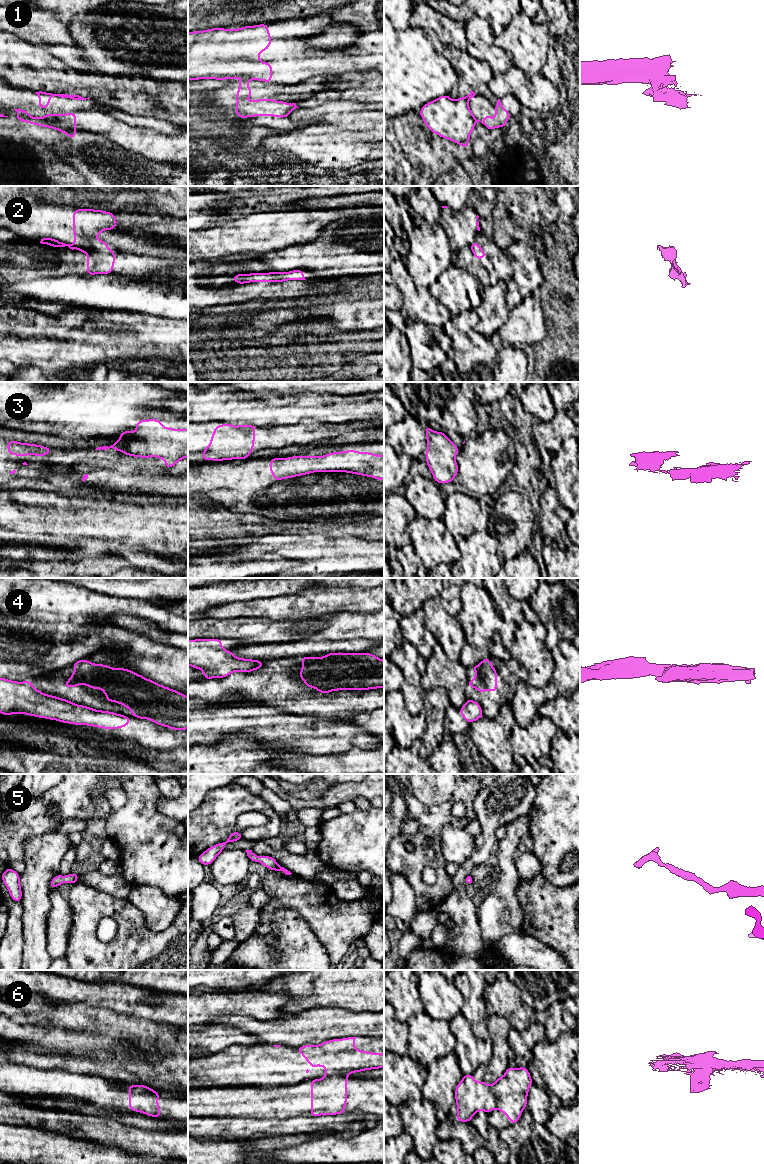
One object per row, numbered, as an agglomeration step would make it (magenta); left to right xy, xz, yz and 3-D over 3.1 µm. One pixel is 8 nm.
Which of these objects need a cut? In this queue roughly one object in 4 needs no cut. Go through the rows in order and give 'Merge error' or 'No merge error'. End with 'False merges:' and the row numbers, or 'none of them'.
1: Merge error
2: Merge error
3: Merge error
4: Merge error
5: No merge error
6: Merge error
False merges: 1, 2, 3, 4, 6

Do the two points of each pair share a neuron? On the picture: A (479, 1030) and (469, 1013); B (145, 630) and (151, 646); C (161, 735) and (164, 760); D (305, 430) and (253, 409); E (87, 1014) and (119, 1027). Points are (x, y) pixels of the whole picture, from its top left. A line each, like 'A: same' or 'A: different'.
A: same
B: different
C: different
D: different
E: same

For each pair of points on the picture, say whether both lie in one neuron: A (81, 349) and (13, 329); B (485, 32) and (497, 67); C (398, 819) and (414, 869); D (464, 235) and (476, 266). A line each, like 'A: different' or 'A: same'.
A: same
B: same
C: different
D: different

